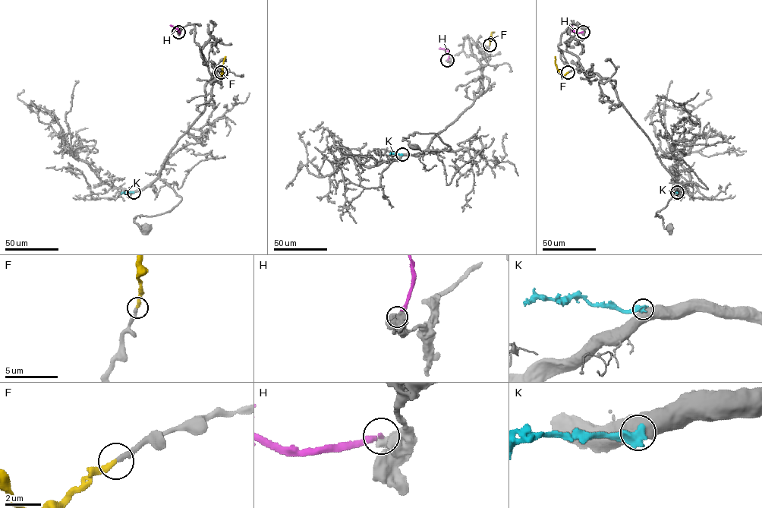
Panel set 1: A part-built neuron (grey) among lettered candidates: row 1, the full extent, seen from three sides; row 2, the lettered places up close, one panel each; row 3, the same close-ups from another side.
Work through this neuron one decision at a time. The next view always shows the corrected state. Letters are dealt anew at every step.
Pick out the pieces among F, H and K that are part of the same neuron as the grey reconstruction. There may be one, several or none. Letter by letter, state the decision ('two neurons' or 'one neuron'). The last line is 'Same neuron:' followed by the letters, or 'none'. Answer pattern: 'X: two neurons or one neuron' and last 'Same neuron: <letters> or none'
F: one neuron
H: two neurons
K: two neurons
Same neuron: F

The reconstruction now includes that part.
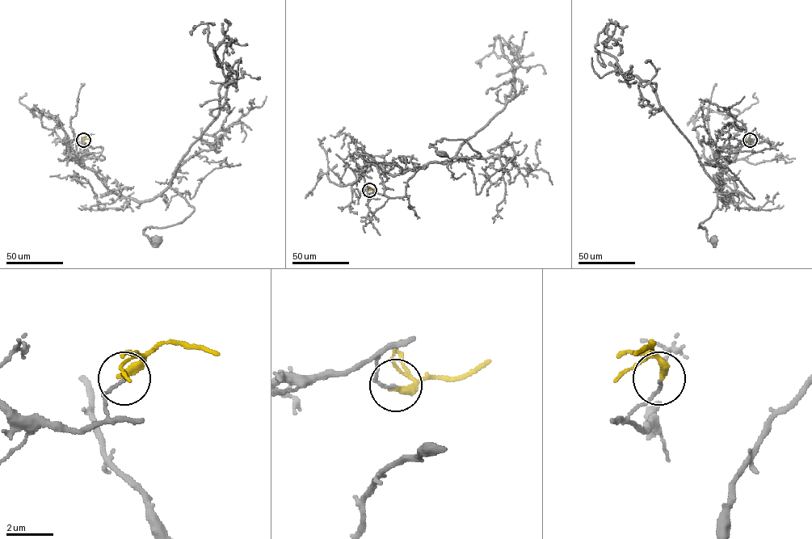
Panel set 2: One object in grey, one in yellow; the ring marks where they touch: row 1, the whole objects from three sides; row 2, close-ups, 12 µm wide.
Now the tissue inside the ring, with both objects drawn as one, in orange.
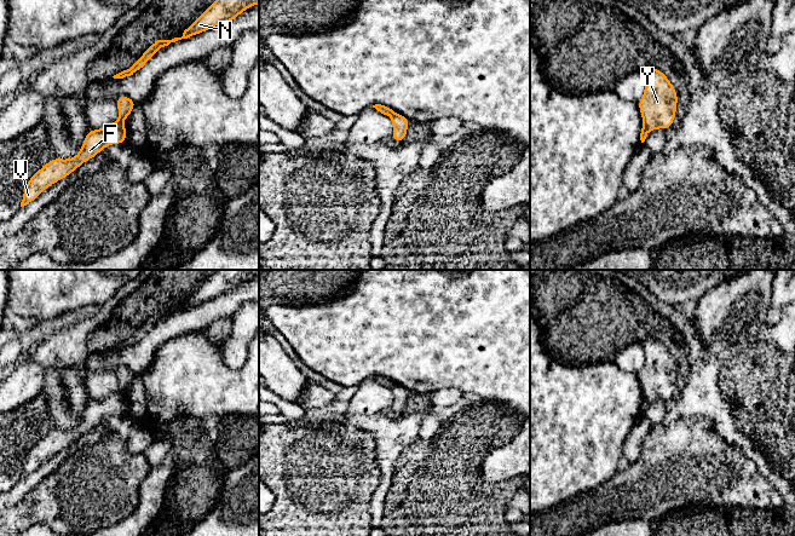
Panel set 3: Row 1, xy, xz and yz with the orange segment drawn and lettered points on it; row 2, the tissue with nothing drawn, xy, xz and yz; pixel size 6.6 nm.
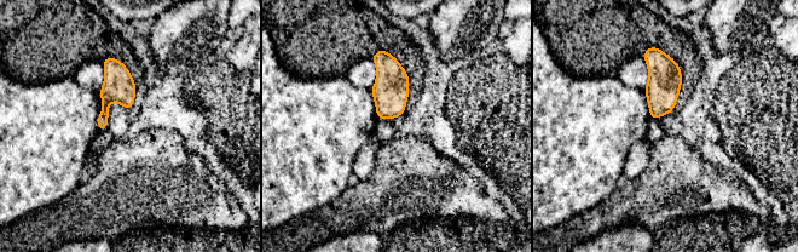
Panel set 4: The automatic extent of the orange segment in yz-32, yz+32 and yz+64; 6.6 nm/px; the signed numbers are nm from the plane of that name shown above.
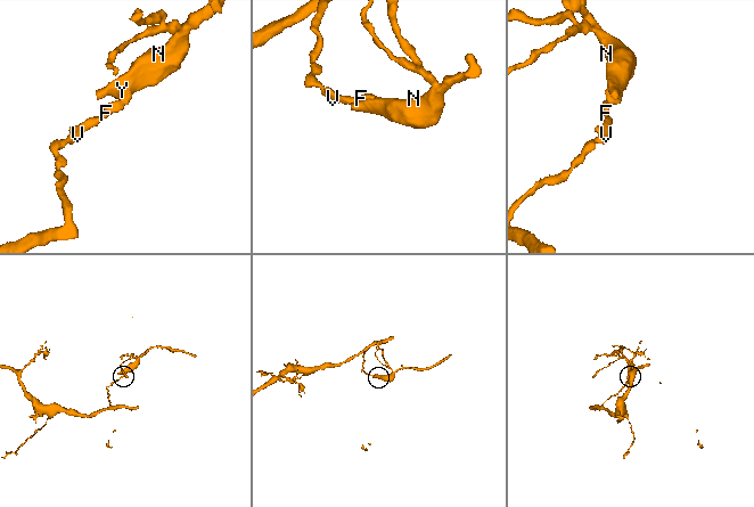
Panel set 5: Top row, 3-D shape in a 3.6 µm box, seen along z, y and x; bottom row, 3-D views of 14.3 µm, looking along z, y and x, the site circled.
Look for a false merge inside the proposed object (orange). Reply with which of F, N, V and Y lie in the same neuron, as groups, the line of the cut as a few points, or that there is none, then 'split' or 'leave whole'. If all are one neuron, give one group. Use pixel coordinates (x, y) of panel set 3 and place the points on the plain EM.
groups F V / N Y; cut yz (644, 396), (649, 402); split

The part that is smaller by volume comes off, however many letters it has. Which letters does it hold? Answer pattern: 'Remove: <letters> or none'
Remove: N, Y

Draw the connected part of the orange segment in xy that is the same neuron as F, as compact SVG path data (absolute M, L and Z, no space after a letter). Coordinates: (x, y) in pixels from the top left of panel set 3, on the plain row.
M119 392L100 400L90 400L76 427L69 431L53 428L28 451L24 457L21 478L34 473L46 459L69 448L71 443L77 440L83 433L97 427L104 417L122 415L126 411L127 402Z

